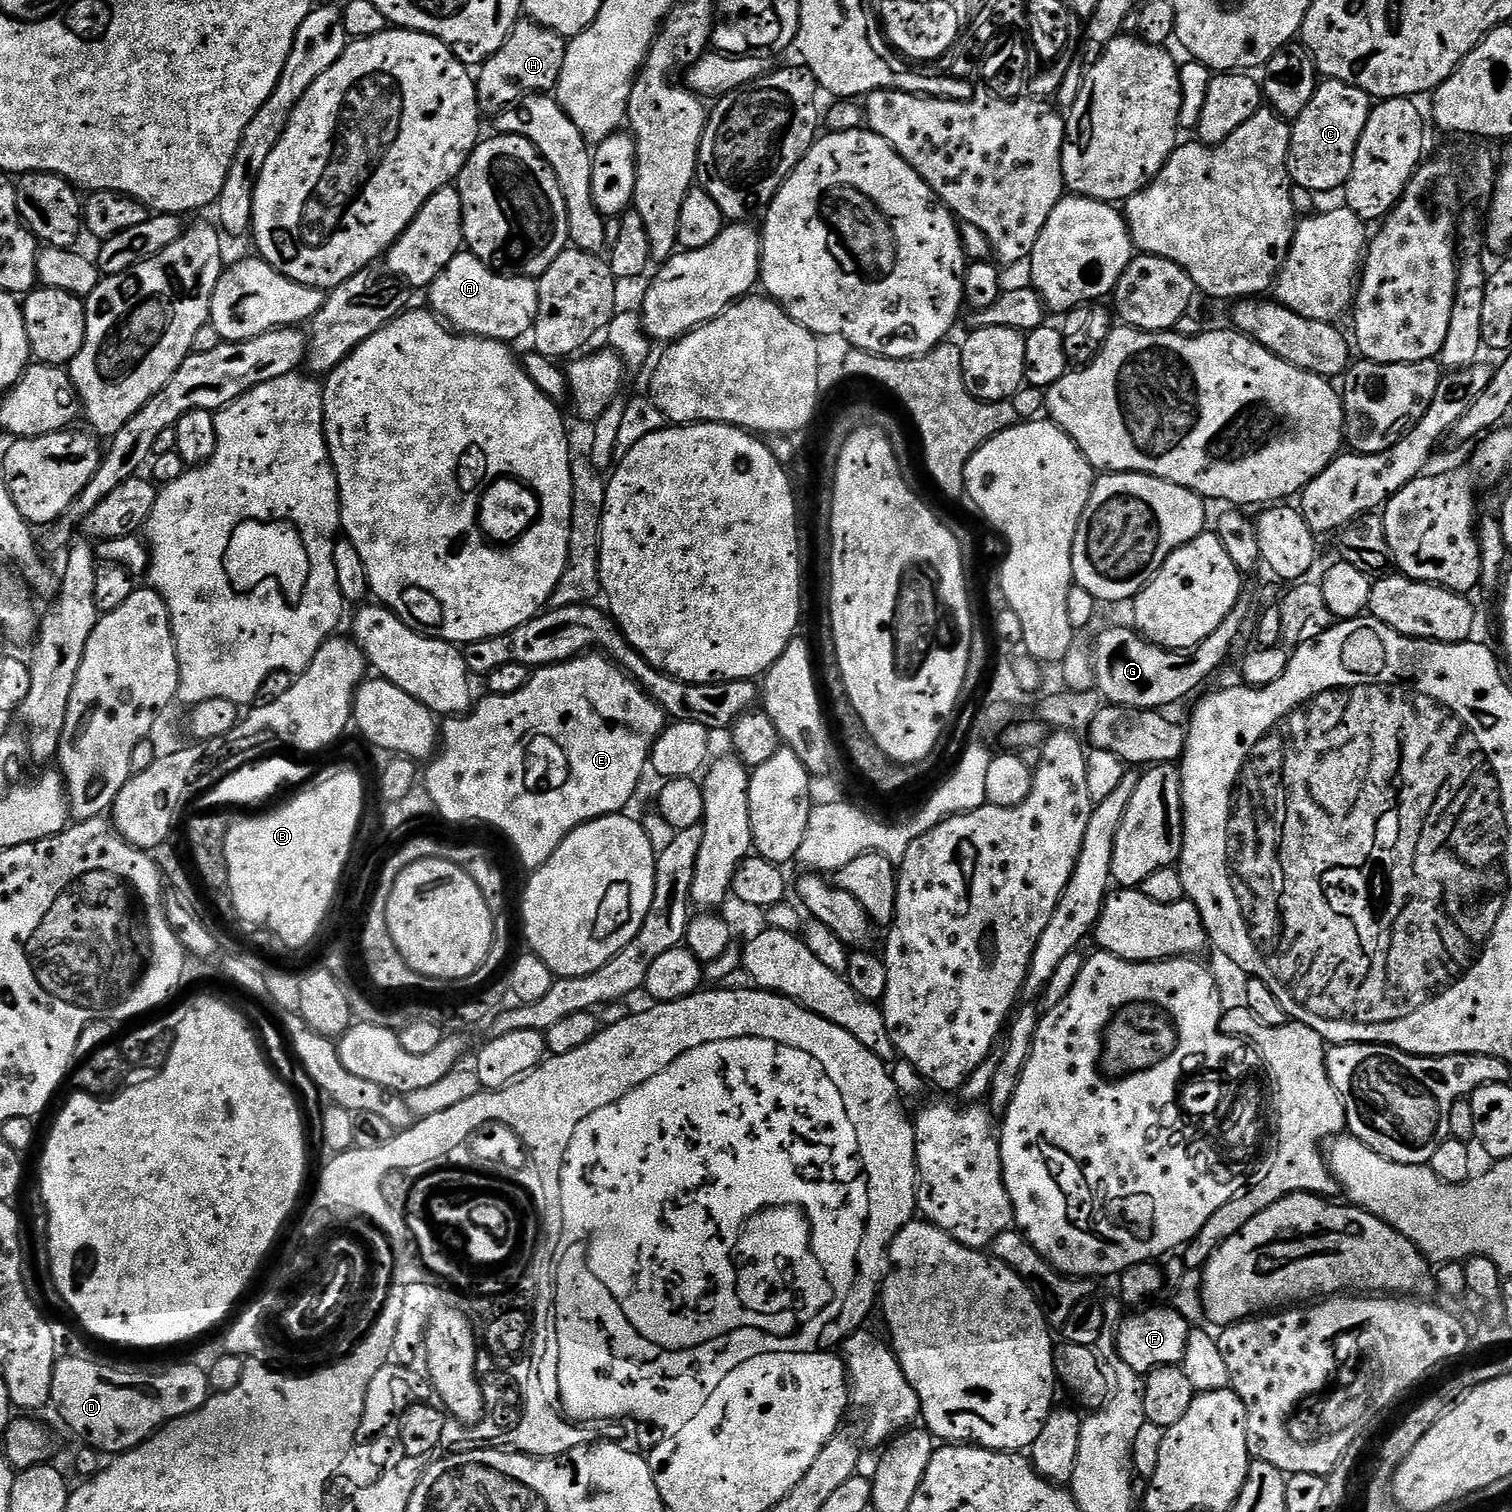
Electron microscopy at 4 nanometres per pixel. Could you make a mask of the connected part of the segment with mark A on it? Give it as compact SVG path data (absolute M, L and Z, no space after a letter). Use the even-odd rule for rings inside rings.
M462 250L444 267L440 276L427 289L426 295L432 305L431 311L447 322L457 333L469 336L484 336L487 340L503 340L513 342L519 336L533 331L538 314L538 284L535 279L527 276L501 274L488 265L483 264L478 257L467 250Z

